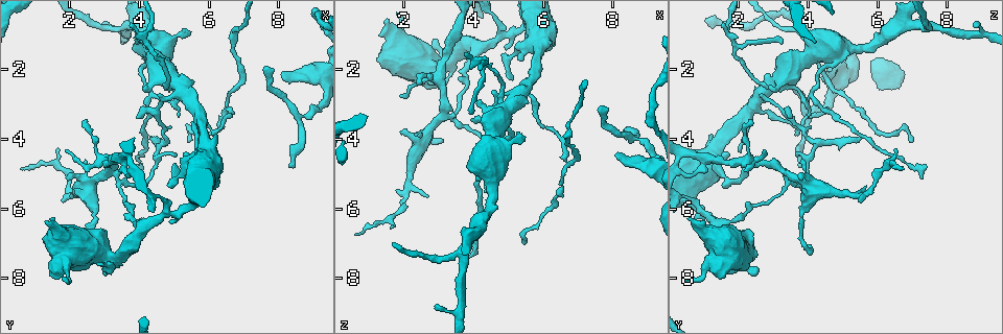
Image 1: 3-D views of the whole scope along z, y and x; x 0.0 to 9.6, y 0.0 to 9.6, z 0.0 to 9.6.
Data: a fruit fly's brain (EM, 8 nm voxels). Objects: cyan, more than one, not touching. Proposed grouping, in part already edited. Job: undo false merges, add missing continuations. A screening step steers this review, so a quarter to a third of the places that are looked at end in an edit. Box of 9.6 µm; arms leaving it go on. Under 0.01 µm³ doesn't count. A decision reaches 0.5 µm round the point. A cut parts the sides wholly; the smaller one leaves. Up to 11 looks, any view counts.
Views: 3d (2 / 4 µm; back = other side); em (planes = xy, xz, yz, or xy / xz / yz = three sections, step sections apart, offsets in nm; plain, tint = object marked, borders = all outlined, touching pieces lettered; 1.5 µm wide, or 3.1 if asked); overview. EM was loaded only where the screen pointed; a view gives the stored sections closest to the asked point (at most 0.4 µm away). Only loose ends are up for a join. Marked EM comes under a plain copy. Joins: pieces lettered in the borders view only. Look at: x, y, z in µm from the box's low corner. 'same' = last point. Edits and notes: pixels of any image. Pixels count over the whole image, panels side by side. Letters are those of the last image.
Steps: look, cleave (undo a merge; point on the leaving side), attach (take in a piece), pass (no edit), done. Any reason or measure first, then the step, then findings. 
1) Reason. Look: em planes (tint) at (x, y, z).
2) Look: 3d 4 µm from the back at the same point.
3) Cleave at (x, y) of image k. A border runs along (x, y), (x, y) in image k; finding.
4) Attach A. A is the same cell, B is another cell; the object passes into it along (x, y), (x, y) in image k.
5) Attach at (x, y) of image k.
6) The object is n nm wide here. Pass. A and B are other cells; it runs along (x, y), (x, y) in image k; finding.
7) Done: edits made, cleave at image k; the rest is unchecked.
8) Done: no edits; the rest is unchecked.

Branch stops here. Look: em planes (borders) at (7.65, 2.00, 3.05).

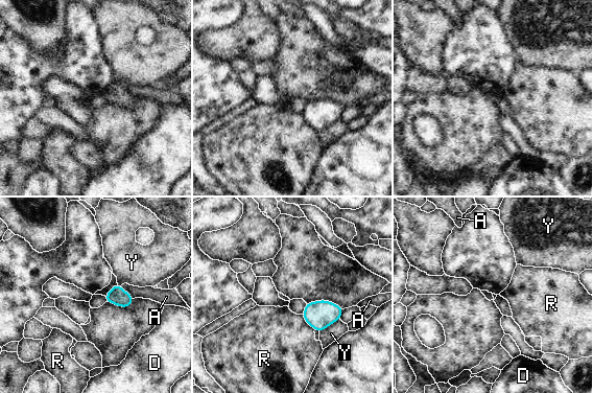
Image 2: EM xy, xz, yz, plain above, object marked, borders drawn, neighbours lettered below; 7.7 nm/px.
The object is 140 nm wide here; the longest contact is with Y, 190 nm. Pass. A, D, R and Y are other cells; none of them fits.

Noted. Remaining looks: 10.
An open end. Look: 3d 2 µm at (8.30, 4.75, 3.75).

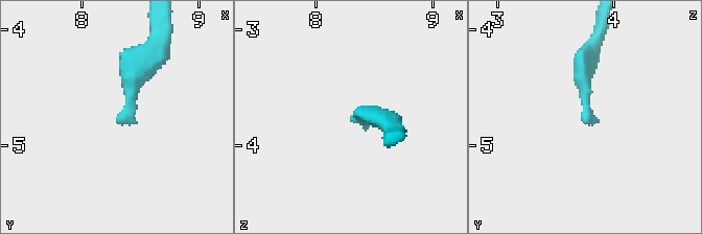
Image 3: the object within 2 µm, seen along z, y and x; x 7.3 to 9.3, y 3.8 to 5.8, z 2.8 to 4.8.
Shape alone is not enough. Look: em planes (borders) at (8.26, 4.78, 3.78).

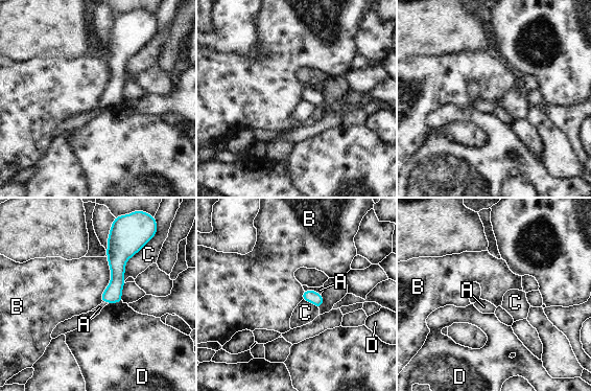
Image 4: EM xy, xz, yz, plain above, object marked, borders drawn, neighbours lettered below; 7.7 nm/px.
The object is 100 nm wide here. Pass. A, B, C and D are other cells; a border runs along (107, 257), (110, 282), (101, 302) in image 4; no lettered piece goes on from it.

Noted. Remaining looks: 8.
Look: em planes (tint) at (5.05, 5.10, 1.60).

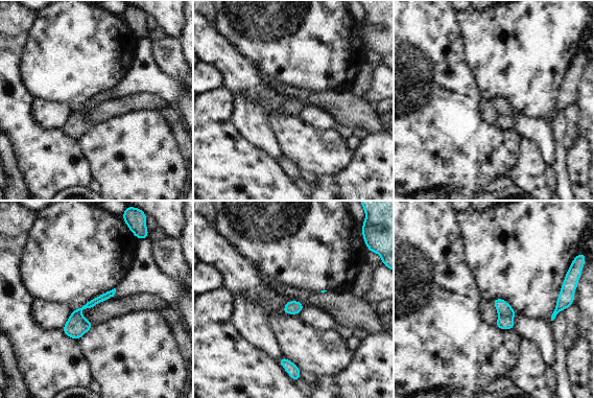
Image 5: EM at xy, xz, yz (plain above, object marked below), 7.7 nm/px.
See the neighbours. Look: em planes (borders) at the same point.

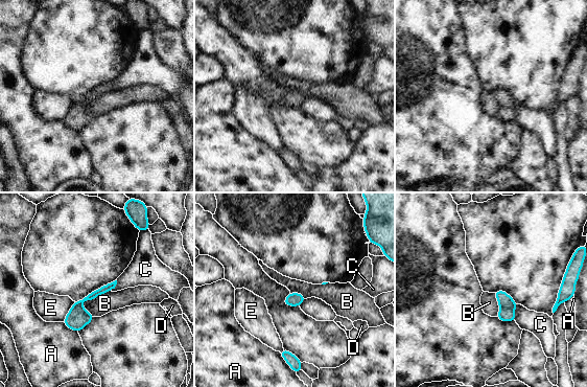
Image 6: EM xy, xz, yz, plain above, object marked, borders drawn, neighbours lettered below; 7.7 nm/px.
The object is 70 nm wide here. Pass. A, B, C, D and E are other cells; a border runs along (111, 291), (77, 303) in image 6; continuous, no second neuron.

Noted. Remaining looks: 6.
Touches itself. Look: em xz step 4 (tint) at (3.45, 5.35, 3.35).

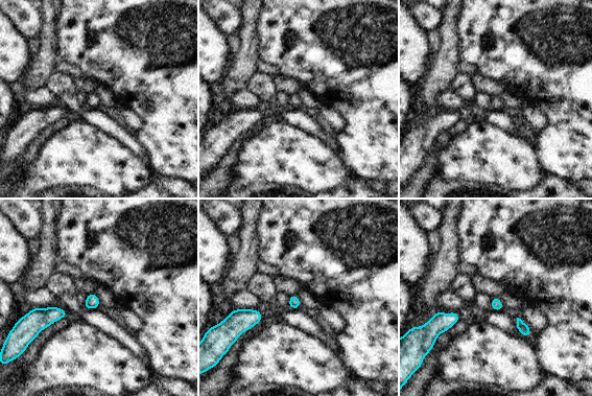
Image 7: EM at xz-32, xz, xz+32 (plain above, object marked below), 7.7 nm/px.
Look: em planes (borders) at the same point.

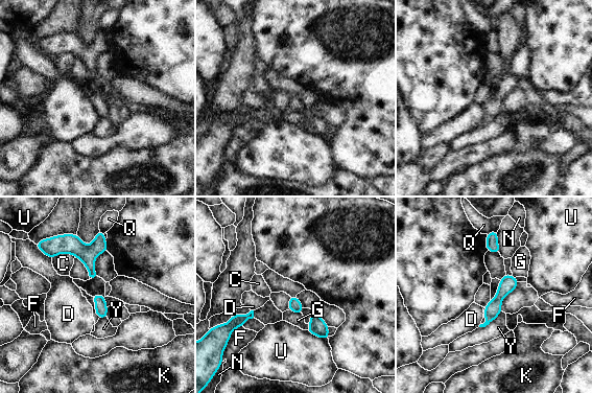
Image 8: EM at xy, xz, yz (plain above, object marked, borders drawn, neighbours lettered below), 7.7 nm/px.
The object is 100 nm wide here. Pass. C, D, F, G, K, N, Q, U and Y are other cells; it runs along (512, 278), (495, 303), (488, 320) in image 8; continuous, no second neuron.

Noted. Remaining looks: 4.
Tapers out. Look: 3d 4 µm at (2.50, 3.45, 2.40).

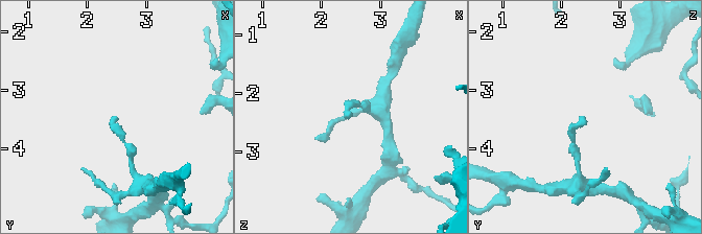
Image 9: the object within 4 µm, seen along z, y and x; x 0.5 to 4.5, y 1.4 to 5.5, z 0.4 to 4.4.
Look: em xz step 8 (borders) at (2.50, 3.40, 2.40).

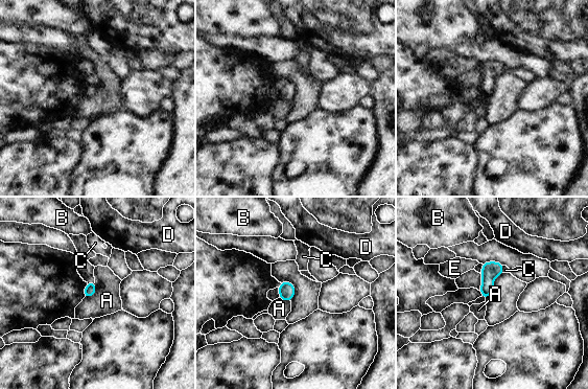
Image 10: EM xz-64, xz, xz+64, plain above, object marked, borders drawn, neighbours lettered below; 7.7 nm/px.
Cut it another way. Look: em planes (borders) at the same point.

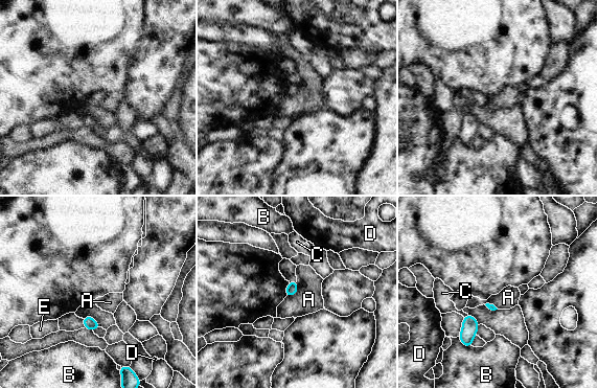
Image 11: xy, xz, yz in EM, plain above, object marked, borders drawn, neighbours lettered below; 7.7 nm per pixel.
Pass. A, B, C, D and E are other cells; no lettered piece goes on from it.

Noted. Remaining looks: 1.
Done: no edits; the rest is unchecked.

